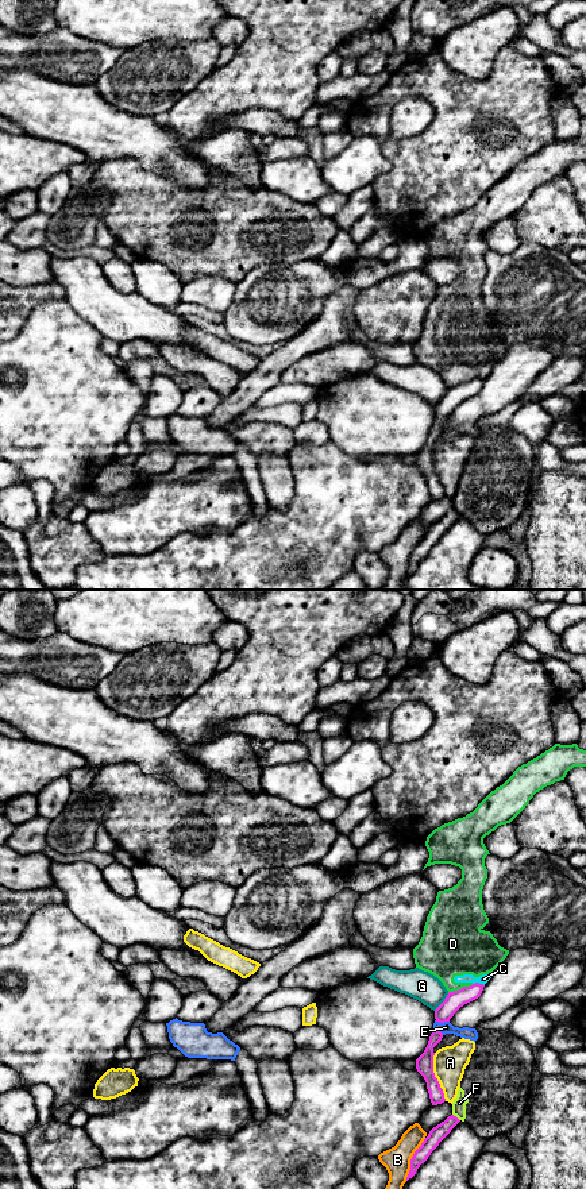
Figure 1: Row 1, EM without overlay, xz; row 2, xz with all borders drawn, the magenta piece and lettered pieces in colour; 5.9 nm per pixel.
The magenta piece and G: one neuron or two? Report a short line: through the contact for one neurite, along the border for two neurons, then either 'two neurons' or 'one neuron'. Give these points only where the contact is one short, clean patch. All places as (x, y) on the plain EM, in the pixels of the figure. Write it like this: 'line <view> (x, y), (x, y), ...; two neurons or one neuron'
line xz (448, 388), (434, 405); two neurons

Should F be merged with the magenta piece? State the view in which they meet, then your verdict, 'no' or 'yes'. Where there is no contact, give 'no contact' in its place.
meets magenta in xz; no

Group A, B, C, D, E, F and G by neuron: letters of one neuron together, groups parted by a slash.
A / B / C D / E / F / G

